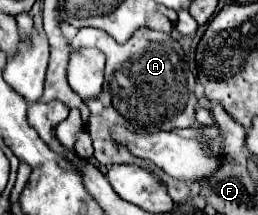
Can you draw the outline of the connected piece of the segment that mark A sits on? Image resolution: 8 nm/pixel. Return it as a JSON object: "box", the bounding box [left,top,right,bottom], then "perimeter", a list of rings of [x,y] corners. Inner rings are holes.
{"box":[72,27,196,167],"perimeter":[[[84,27],[78,31],[72,43],[96,47],[106,55],[104,87],[100,95],[86,101],[86,107],[90,109],[90,125],[86,125],[86,131],[92,137],[94,157],[98,163],[108,163],[108,167],[116,161],[140,163],[140,159],[114,151],[112,139],[108,135],[112,125],[124,125],[132,131],[156,131],[156,125],[160,131],[190,127],[196,109],[196,97],[192,93],[196,79],[188,79],[182,45],[170,35],[140,27],[126,43],[116,43],[106,31]]]}

